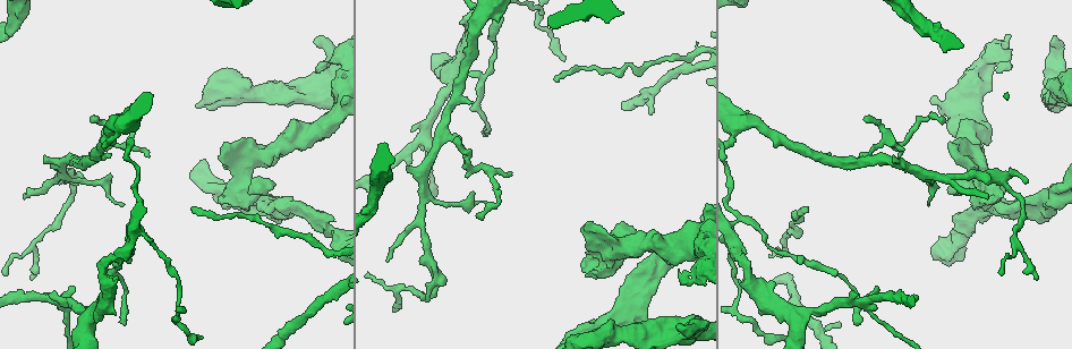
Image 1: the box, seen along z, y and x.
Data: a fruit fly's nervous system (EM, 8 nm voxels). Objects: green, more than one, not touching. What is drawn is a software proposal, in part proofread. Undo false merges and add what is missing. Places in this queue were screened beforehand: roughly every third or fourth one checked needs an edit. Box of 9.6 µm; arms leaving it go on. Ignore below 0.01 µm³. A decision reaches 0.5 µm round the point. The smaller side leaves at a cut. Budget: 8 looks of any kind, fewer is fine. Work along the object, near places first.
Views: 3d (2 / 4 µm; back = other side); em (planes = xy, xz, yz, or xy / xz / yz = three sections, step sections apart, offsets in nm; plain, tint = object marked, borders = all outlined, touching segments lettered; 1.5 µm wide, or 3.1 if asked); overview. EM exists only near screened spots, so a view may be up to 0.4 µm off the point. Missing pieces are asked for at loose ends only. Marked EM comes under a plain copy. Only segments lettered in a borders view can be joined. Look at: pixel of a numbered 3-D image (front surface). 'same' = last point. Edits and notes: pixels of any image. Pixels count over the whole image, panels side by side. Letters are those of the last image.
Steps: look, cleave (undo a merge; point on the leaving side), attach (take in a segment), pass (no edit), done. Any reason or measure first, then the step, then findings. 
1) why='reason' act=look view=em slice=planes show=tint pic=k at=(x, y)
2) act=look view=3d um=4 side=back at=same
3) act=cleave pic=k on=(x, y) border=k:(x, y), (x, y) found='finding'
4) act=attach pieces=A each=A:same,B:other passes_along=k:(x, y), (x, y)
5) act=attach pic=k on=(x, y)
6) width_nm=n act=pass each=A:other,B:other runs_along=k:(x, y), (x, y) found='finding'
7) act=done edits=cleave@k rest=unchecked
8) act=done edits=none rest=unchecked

why='an open end' act=look view=3d um=2 pic=1 at=(562, 59)

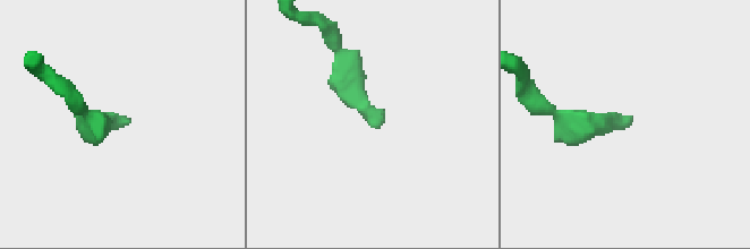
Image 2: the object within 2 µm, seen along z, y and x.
act=look view=em slice=xz step=4 show=tint pic=2 at=(125, 119)

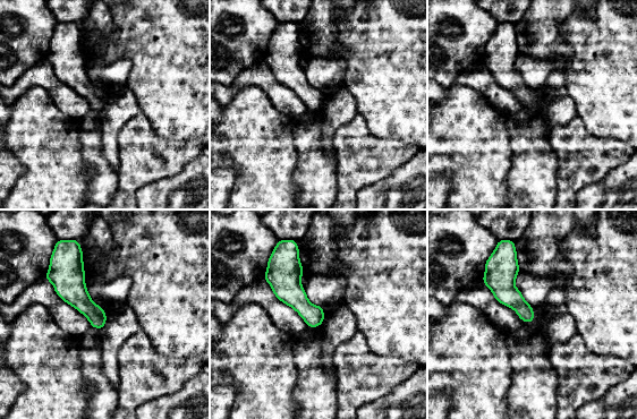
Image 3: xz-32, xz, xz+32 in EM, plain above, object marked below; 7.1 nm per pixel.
why='another direction' act=look view=em slice=planes show=borders at=same

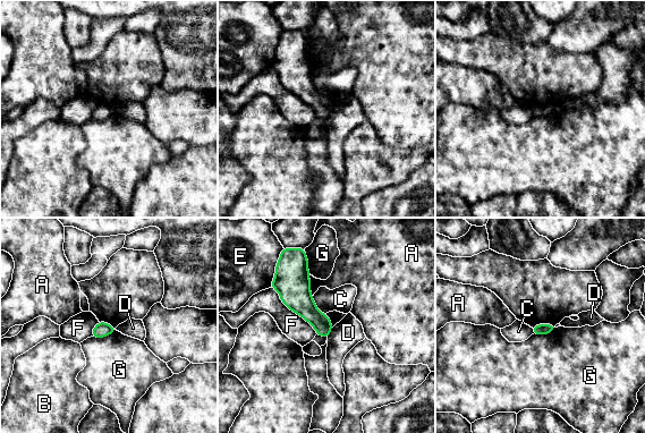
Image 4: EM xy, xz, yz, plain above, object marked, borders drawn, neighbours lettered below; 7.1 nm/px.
longest_contact=F:460nm act=pass each=A:other,B:other,C:other,D:other,E:other,F:other,G:other found='none of them fits'

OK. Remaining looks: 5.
act=look view=3d um=4 side=back pic=1 at=(455, 138)

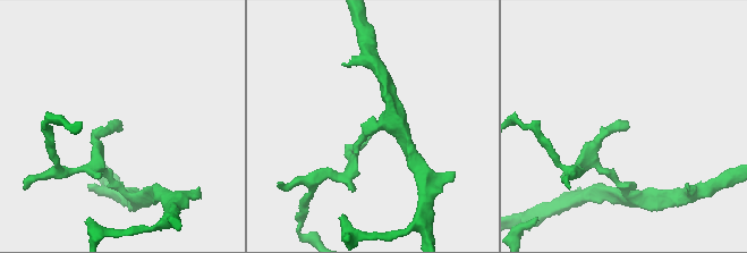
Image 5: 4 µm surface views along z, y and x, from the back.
why='need the tissue' act=look view=em slice=planes show=borders pic=5 at=(628, 128)

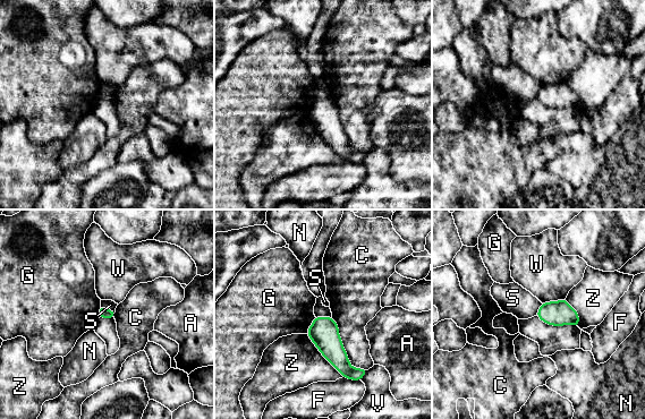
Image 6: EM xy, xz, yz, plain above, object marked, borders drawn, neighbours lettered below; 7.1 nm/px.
longest_contact=C:460nm act=pass each=A:other,C:other,F:other,G:other,N:other,S:other,V:other,W:other,Z:other found='none of them fits'

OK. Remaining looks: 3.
act=look view=3d um=2 side=back pic=1 at=(477, 216)

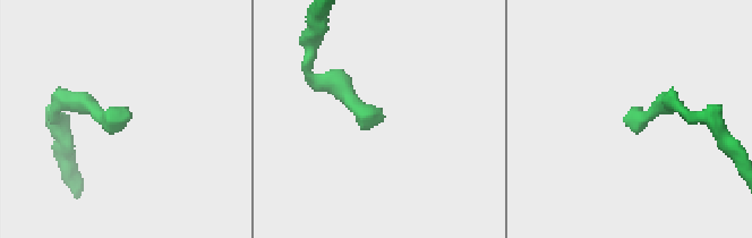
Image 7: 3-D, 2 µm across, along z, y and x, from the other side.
why='shape alone is not enough' act=look view=em slice=planes show=borders pic=7 at=(636, 107)

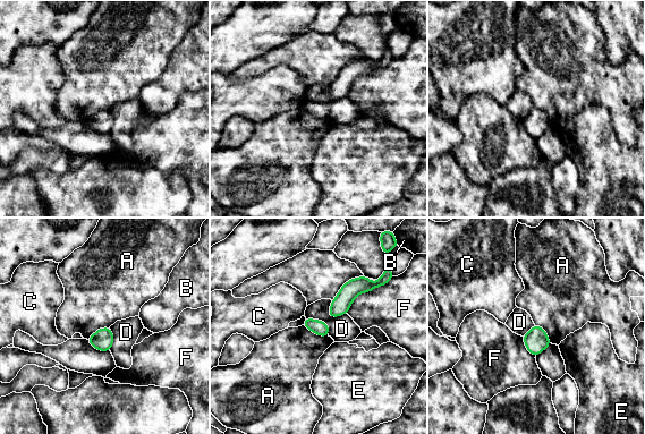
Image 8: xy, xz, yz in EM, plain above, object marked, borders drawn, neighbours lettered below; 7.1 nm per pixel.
width_nm=100 act=pass each=A:other,B:other,C:other,D:other,E:other,F:other found='no lettered segment goes on from it'

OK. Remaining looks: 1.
act=done edits=none rest=unchecked

